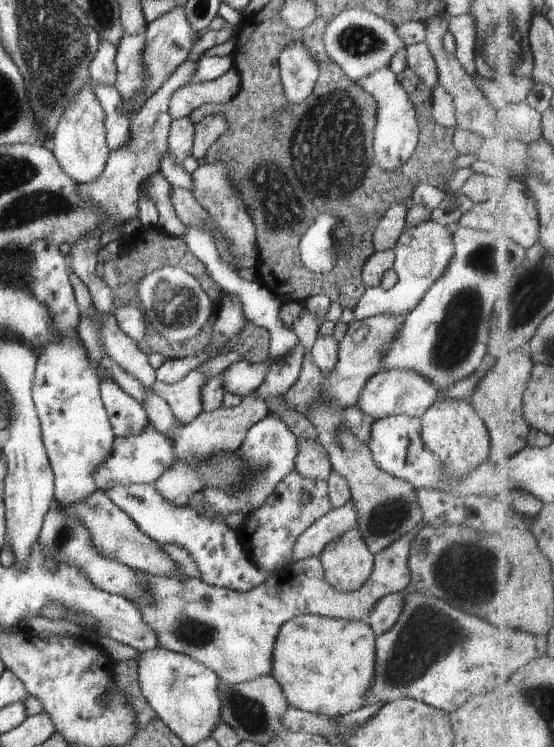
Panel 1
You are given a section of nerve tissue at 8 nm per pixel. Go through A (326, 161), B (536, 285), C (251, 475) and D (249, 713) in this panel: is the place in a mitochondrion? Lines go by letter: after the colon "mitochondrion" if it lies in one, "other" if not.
A: mitochondrion
B: mitochondrion
C: mitochondrion
D: mitochondrion

